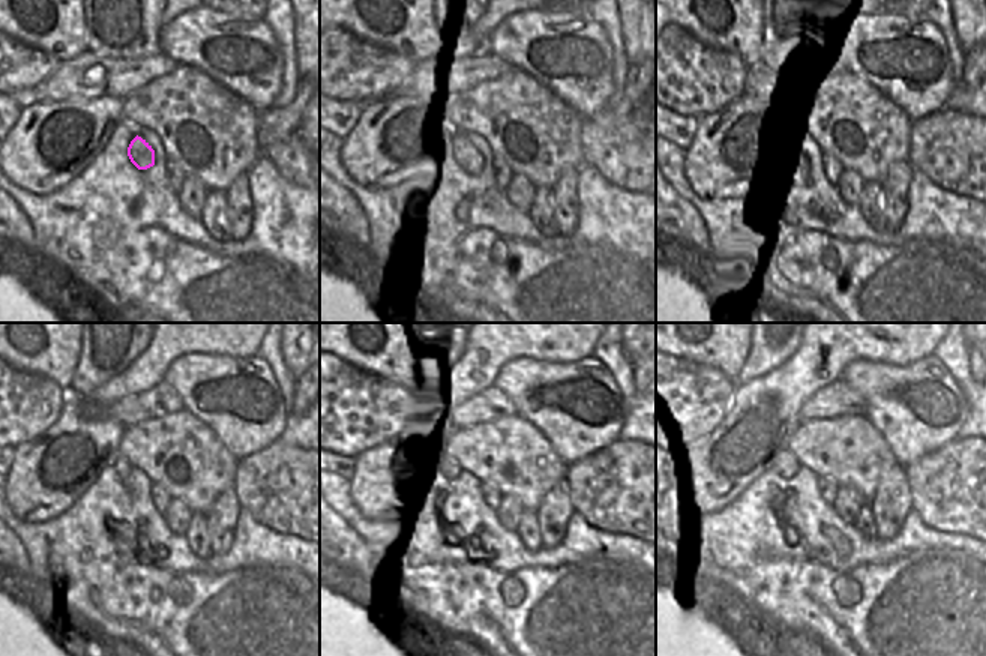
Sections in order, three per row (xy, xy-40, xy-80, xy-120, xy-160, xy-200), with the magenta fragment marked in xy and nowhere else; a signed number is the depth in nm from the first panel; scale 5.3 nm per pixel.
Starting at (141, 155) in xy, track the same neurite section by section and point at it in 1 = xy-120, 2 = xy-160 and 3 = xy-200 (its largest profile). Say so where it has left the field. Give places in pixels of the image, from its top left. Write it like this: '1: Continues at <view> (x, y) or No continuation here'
1: Continues at xy-120 (120, 466)
2: Continues at xy-160 (453, 467)
3: Continues at xy-200 (787, 466).

